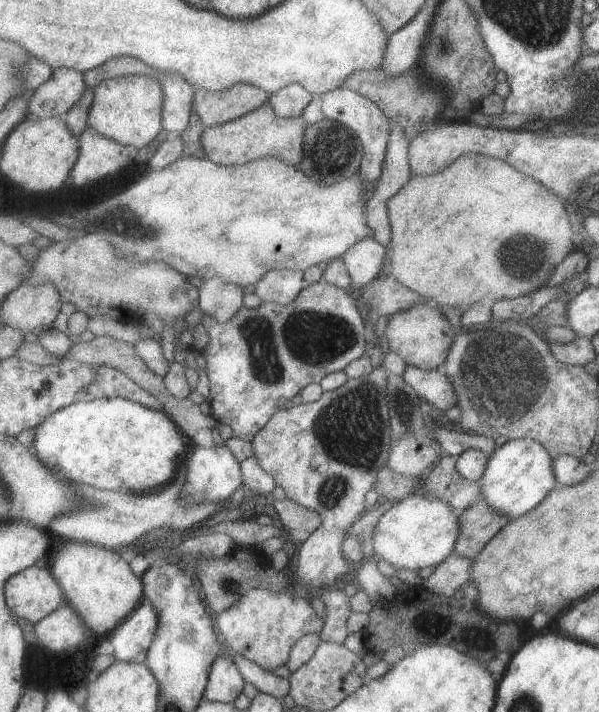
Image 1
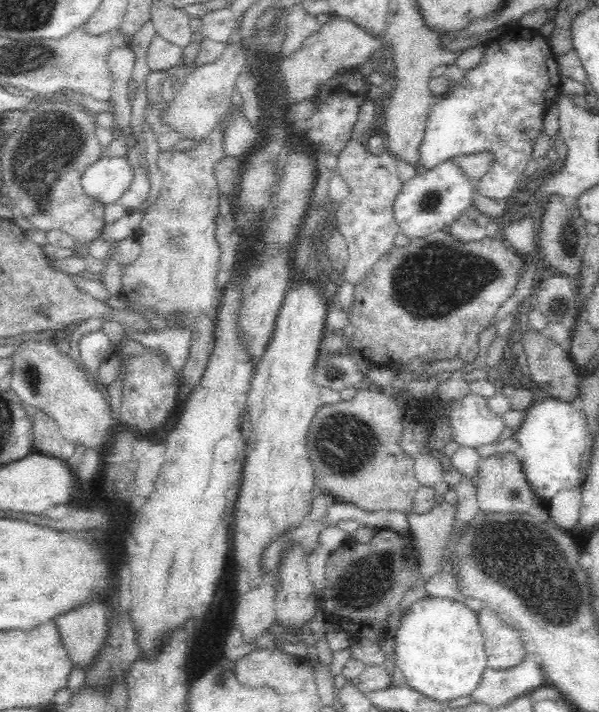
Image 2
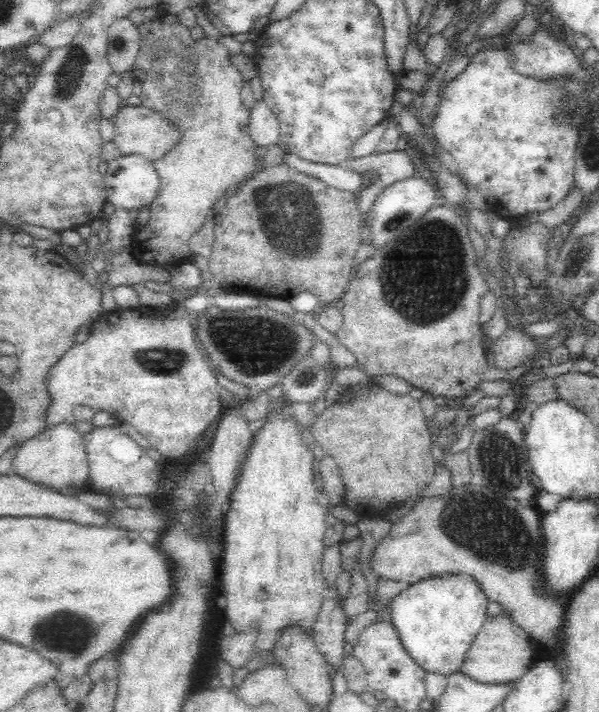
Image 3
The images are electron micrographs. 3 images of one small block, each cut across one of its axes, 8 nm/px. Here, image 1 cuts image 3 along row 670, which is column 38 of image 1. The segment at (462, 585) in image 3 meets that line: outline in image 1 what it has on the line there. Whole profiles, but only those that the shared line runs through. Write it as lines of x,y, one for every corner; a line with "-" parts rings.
98,395
90,402
78,400
37,427
34,449
46,466
60,469
76,482
102,490
144,493
160,490
177,480
182,466
193,453
193,441
166,410
153,409
122,397

